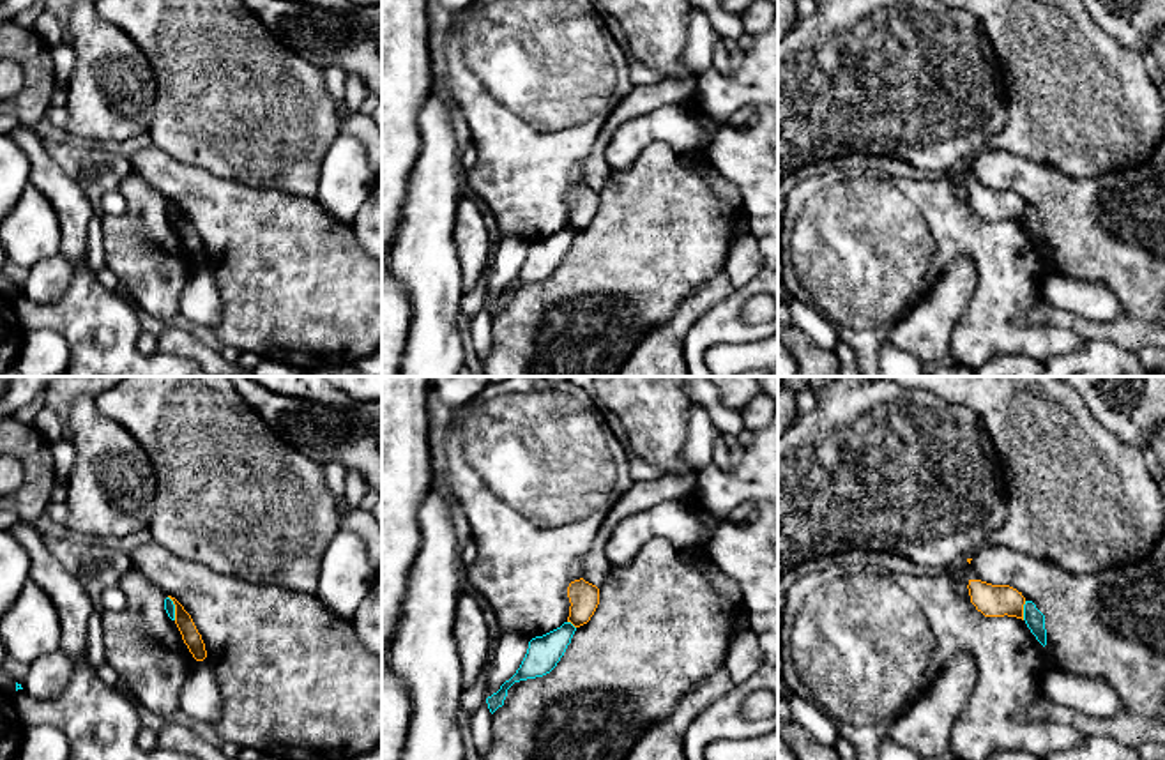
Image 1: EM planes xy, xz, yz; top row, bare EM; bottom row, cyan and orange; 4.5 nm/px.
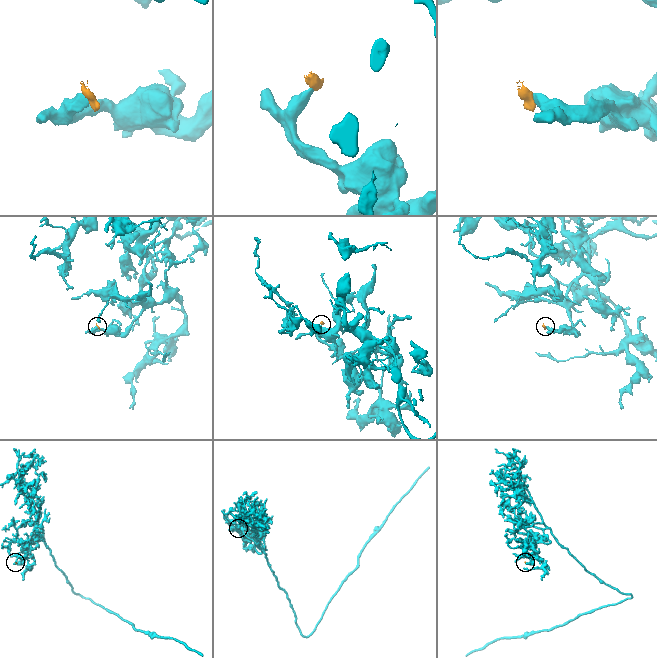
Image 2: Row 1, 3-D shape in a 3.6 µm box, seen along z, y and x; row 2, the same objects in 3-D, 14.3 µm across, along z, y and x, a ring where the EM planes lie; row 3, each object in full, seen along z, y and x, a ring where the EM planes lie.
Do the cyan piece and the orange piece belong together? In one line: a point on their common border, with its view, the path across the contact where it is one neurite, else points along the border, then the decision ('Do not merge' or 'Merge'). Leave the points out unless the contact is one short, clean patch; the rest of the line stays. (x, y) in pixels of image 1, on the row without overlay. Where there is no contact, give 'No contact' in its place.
Touches cyan at yz (1024, 214). Boundary: yz (1026, 205), (1022, 223). Do not merge

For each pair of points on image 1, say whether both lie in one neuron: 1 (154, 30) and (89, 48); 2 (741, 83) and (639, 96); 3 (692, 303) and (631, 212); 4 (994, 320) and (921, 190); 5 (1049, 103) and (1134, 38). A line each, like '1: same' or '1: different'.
1: different
2: different
3: different
4: same
5: different

